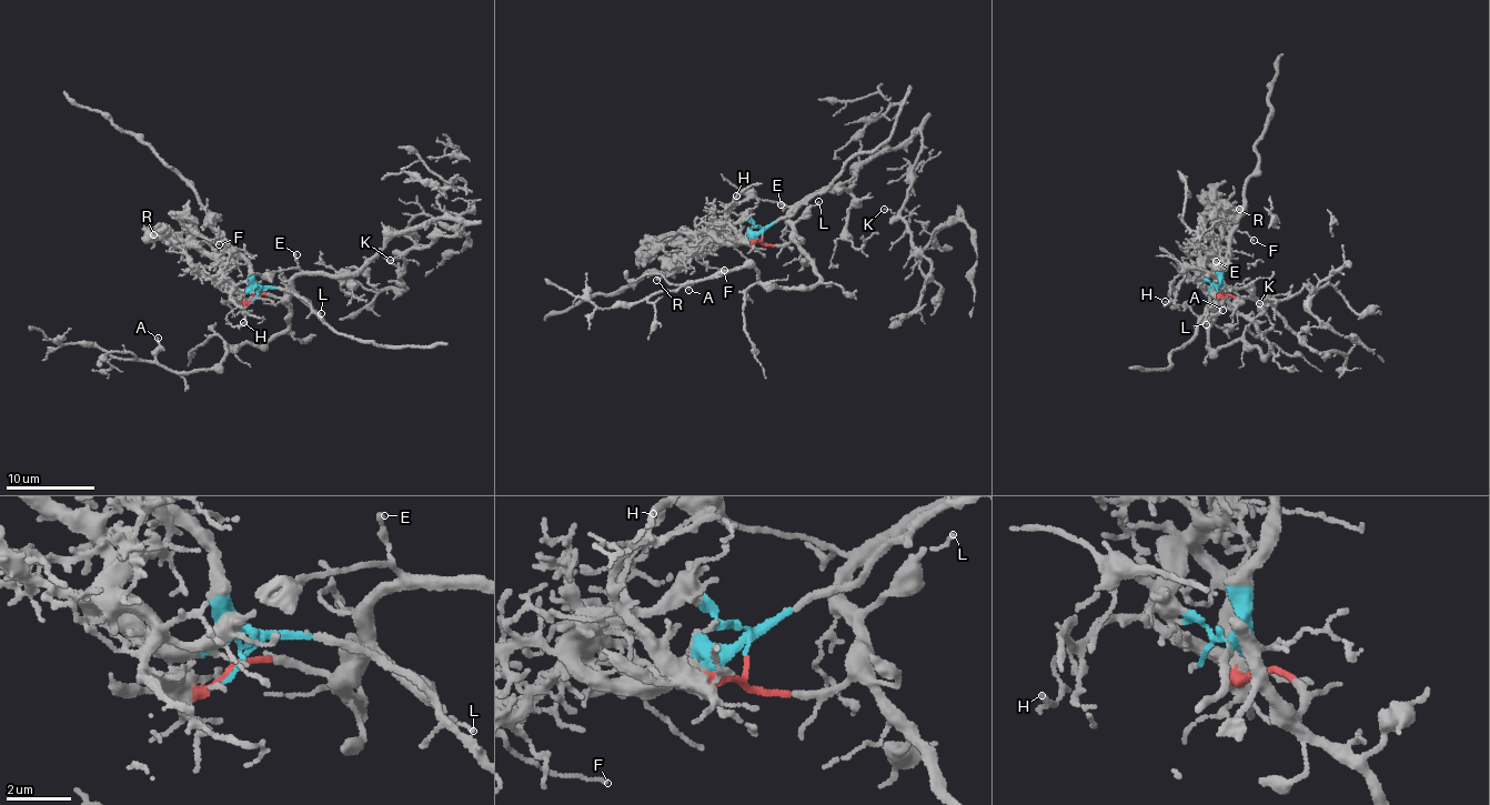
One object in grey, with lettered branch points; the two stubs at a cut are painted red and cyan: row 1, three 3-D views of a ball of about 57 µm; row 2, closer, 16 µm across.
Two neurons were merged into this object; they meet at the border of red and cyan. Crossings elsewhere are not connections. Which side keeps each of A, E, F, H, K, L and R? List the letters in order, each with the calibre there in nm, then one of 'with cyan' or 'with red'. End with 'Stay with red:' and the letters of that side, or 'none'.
A: 120 nm thick; with red
E: 180 nm thick; with red
F: 100 nm thick; with cyan
H: 140 nm thick; with cyan
K: 100 nm thick; with red
L: 90 nm thick; with red
R: 120 nm thick; with cyan
Stay with red: A, E, K, L

